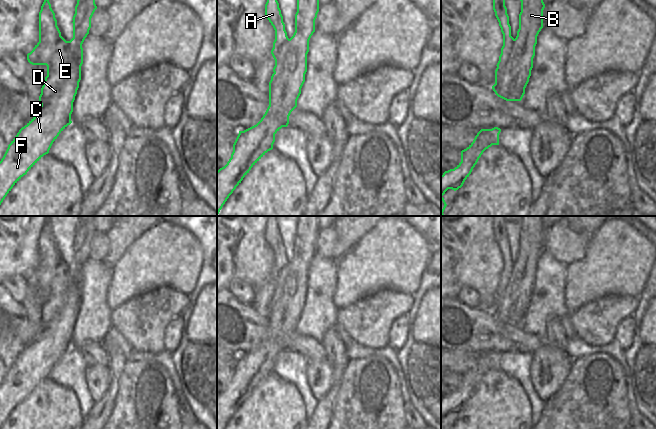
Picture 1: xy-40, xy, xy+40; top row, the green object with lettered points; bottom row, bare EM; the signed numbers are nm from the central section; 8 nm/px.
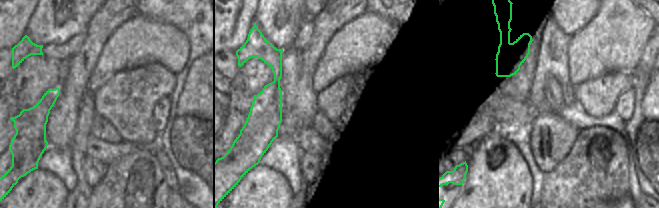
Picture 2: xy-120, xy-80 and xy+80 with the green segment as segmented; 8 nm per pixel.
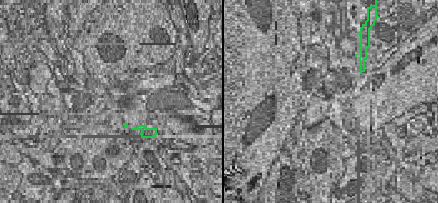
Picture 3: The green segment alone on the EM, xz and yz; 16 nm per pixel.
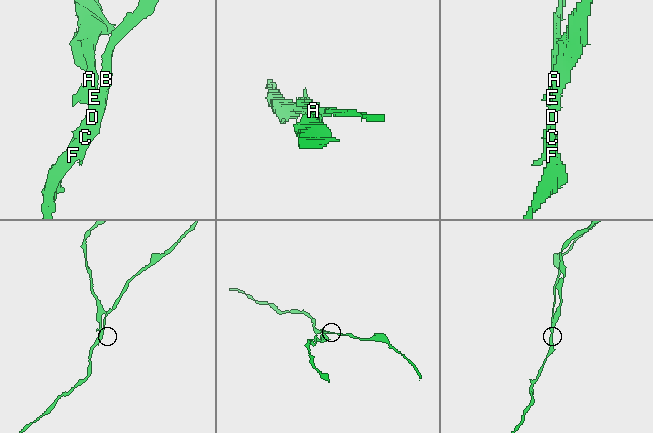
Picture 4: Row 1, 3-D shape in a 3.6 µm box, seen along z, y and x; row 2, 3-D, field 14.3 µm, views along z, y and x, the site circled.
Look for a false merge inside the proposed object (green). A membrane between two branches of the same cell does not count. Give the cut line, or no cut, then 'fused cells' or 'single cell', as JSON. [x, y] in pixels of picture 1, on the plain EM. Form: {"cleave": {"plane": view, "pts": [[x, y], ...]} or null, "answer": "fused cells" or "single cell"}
{"cleave": {"plane": "xy-40", "pts": [[69, 265], [69, 285], [67, 290], [63, 293], [52, 295]]}, "answer": "fused cells"}

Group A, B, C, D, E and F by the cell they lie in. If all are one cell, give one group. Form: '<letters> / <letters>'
A E / B C D F

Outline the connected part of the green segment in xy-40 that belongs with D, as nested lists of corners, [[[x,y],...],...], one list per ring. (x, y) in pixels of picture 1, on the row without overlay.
[[[79,216],[67,292],[52,295],[47,291],[39,320],[39,336],[19,354],[0,385],[0,429],[13,410],[49,377],[59,358],[72,347],[73,326],[81,304],[82,268],[89,258],[96,233],[95,216]]]

